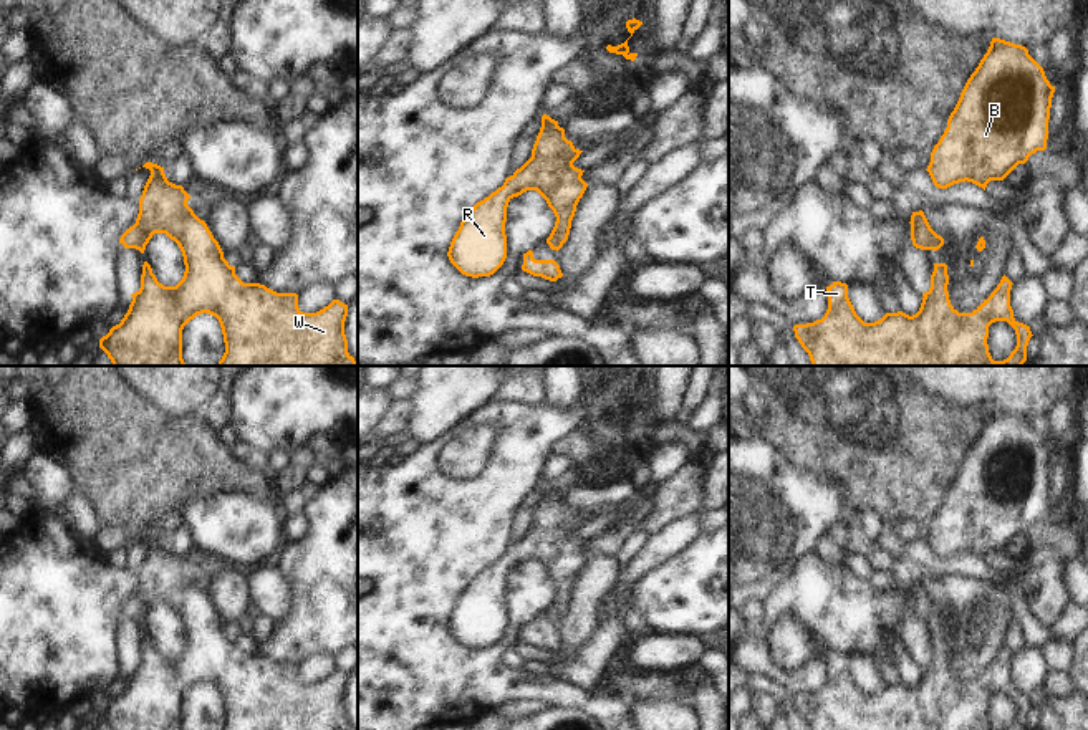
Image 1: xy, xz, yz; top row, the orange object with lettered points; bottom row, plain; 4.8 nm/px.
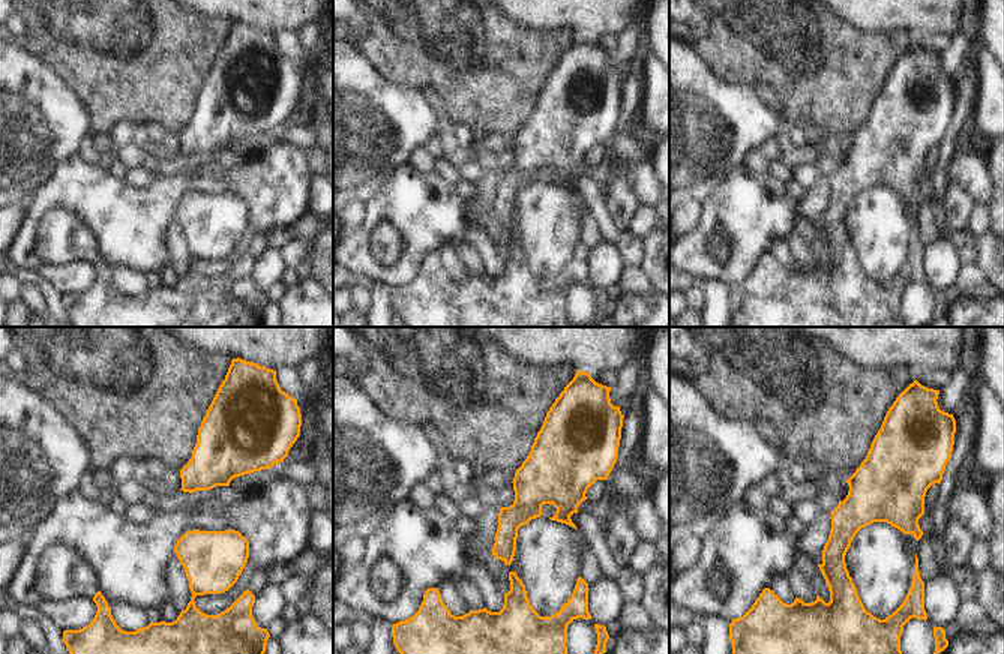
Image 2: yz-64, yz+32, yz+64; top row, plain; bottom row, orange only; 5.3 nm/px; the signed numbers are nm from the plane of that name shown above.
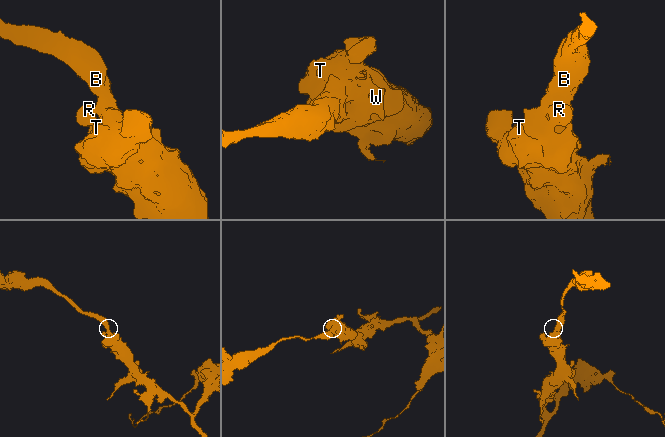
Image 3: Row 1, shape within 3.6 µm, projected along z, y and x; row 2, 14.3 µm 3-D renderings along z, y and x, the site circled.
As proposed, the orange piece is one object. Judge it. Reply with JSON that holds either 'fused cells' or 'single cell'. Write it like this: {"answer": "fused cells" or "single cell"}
{"answer": "single cell"}

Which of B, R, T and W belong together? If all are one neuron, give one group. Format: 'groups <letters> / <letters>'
groups B R T W

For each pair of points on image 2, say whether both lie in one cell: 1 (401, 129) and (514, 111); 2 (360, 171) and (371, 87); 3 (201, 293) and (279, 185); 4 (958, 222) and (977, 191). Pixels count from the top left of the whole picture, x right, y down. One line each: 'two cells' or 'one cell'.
1: two cells
2: one cell
3: two cells
4: two cells

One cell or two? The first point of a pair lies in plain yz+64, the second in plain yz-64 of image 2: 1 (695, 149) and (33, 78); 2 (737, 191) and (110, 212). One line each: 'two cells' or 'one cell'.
1: one cell
2: one cell

